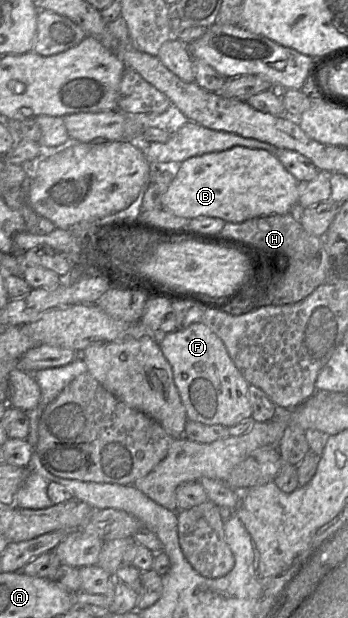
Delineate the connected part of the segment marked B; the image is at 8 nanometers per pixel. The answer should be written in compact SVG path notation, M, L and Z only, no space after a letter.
M235 146L230 149L193 156L175 166L175 175L161 199L161 209L187 219L215 217L229 223L298 210L299 182L278 158L262 149Z

